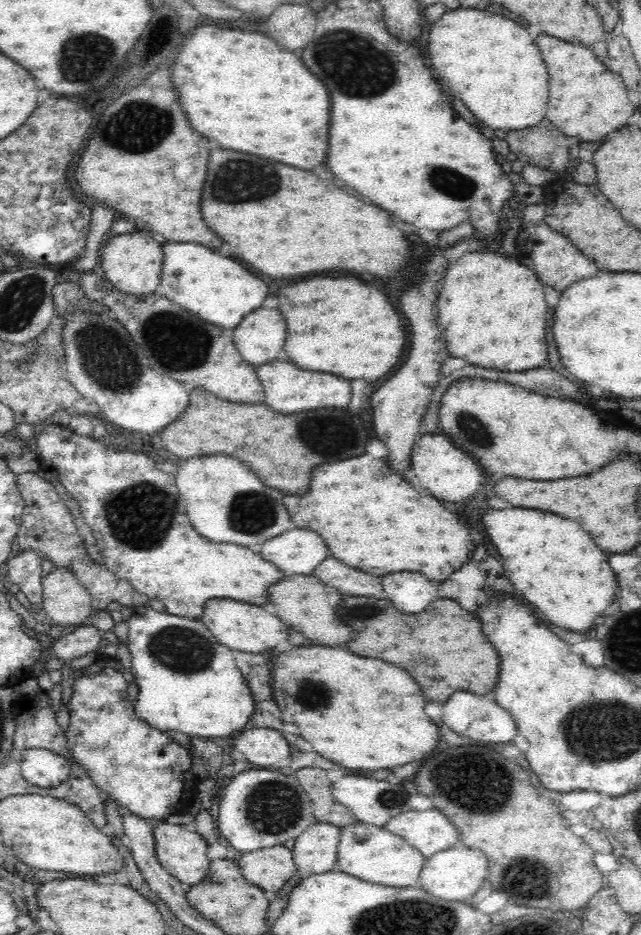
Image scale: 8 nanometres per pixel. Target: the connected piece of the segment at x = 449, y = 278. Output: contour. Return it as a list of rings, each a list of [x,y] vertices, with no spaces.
[[[470,252],[448,266],[442,292],[438,294],[438,328],[456,358],[464,358],[480,368],[504,372],[522,372],[538,368],[546,360],[546,316],[544,286],[538,276],[516,258],[498,256],[494,252]]]

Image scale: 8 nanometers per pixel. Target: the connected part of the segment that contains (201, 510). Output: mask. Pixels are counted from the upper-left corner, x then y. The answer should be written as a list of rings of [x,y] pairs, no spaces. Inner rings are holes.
[[[214,454],[180,460],[174,478],[184,499],[188,520],[198,534],[212,542],[256,549],[266,540],[295,527],[282,504],[282,492],[264,486],[244,462],[232,456]]]

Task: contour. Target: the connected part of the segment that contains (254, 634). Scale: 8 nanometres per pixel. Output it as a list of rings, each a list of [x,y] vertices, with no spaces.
[[[228,598],[206,600],[199,620],[208,628],[216,641],[230,651],[239,650],[250,654],[266,653],[290,638],[290,626],[279,620],[276,615],[257,604],[248,604],[240,600]]]

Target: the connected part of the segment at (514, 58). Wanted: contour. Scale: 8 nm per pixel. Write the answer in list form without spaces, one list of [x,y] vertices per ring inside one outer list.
[[[458,8],[448,11],[438,18],[429,30],[430,62],[434,70],[440,74],[438,78],[448,84],[450,90],[470,108],[470,112],[482,120],[492,130],[524,130],[536,126],[546,116],[548,102],[548,72],[542,62],[542,56],[536,44],[528,38],[528,32],[520,28],[512,20],[504,20],[502,16],[488,16],[478,10]]]

